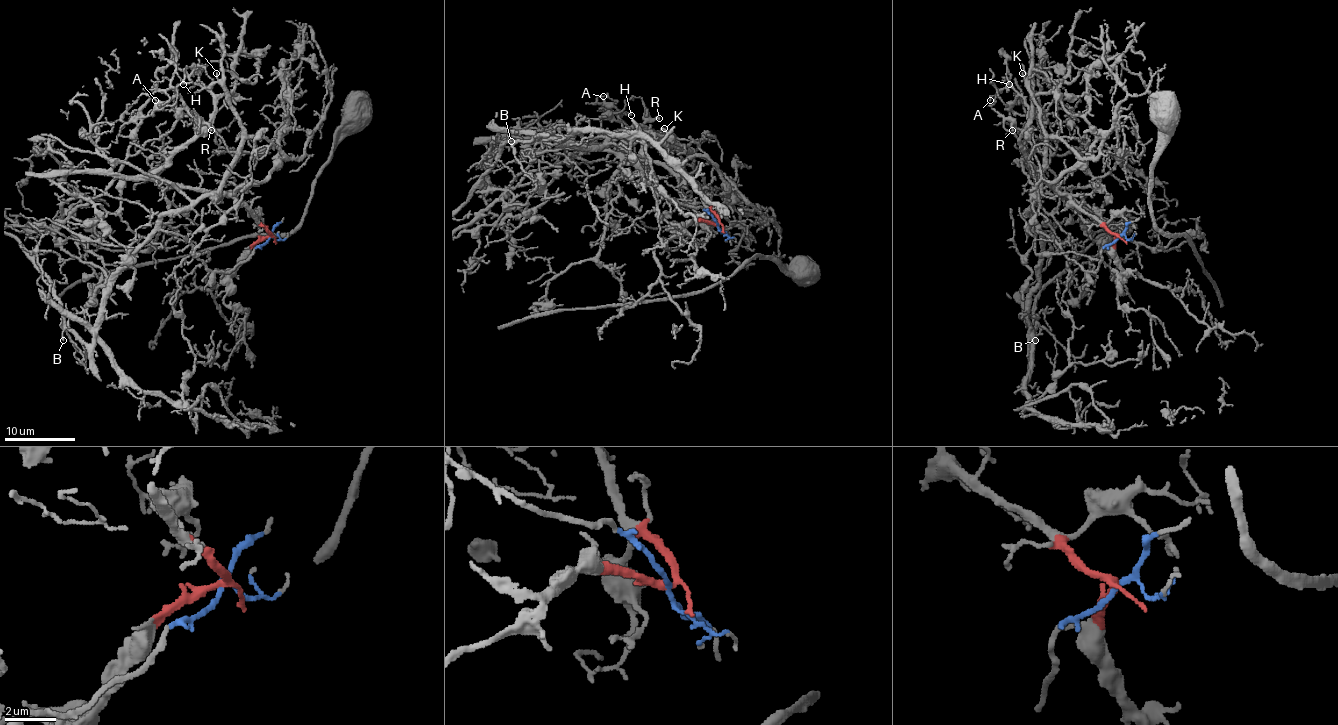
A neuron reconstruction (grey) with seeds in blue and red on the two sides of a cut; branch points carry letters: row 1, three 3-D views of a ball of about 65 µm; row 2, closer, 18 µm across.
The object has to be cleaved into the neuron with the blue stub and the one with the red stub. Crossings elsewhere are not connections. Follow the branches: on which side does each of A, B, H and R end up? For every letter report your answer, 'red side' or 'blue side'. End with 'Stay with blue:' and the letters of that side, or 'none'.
A: red side
B: blue side
H: red side
R: red side
Stay with blue: B

